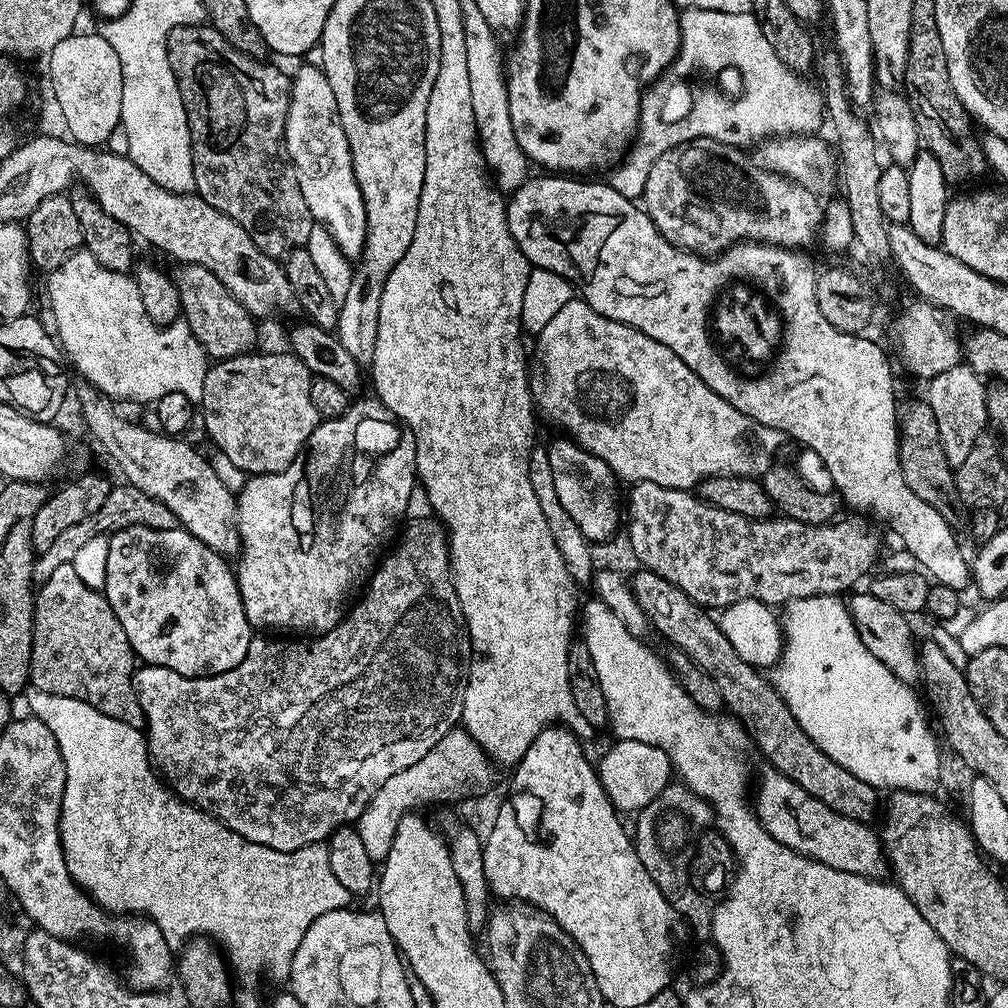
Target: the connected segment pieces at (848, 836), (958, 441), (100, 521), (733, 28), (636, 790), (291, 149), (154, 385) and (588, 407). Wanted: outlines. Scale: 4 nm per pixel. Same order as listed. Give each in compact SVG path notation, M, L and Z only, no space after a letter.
M768 766L765 769L760 776L754 811L770 838L782 842L782 846L798 854L809 856L811 860L822 862L834 870L842 870L843 873L858 874L868 879L883 879L887 875L884 847L879 833L871 825L848 818L846 814L838 814L838 810L830 810L826 802L818 802L818 798L806 794L802 786L775 768Z
M961 362L927 381L926 388L928 405L934 410L934 419L938 422L942 450L946 450L946 462L950 462L955 470L966 462L970 450L974 450L974 442L989 423L985 381L967 363Z
M117 483L110 490L110 494L106 494L106 502L102 502L102 507L96 513L90 514L90 518L86 518L82 522L77 522L75 526L66 526L66 530L62 530L62 534L58 534L58 538L54 538L50 550L41 552L35 557L32 579L36 582L43 582L46 578L50 578L50 574L54 574L54 570L58 570L58 566L73 563L77 559L75 556L95 538L96 532L111 534L126 526L158 528L171 525L173 520L174 517L166 505L152 500L142 490L138 490L130 483Z
M695 6L681 11L680 51L678 64L684 68L701 68L704 72L720 72L723 68L737 68L740 84L744 89L737 100L727 100L720 92L695 93L690 121L697 134L710 134L715 140L744 146L747 140L763 141L765 138L787 138L793 134L816 134L821 131L824 118L824 97L821 89L801 73L790 70L766 42L766 34L752 12L722 14L718 10L702 10Z
M617 739L616 745L598 760L598 775L610 802L621 814L639 814L643 808L650 806L658 794L670 783L674 769L670 758L658 746L650 746L646 742Z
M315 66L316 68L300 68L296 72L296 76L293 75L291 77L292 81L292 93L290 94L290 106L288 107L288 117L286 118L286 130L284 131L284 141L286 142L286 150L288 151L288 157L292 159L292 165L294 166L294 170L296 171L296 177L298 178L298 182L302 186L302 198L306 198L306 206L310 206L310 214L312 215L313 221L317 225L324 224L323 231L326 233L328 231L328 236L330 239L336 243L336 248L341 252L344 256L352 256L351 258L358 258L362 254L362 250L364 249L364 242L366 240L366 206L362 202L362 190L358 190L358 182L354 178L354 166L352 165L352 155L350 154L350 146L348 145L348 139L346 138L346 130L342 130L342 122L340 121L340 115L338 114L338 102L334 98L334 90L330 90L330 82L326 78L326 74L324 73L323 67Z
M77 250L72 253L72 255L66 258L66 262L62 262L62 266L58 266L58 270L54 270L48 277L48 304L52 307L52 320L56 323L56 330L54 328L55 335L58 337L58 344L61 349L66 353L67 359L70 361L72 359L72 364L77 368L78 371L84 375L83 379L87 381L87 383L91 384L92 387L96 388L98 391L103 392L104 395L112 397L113 401L121 402L120 400L133 400L136 404L148 404L151 405L158 398L162 398L162 394L174 394L177 392L178 394L186 394L186 398L190 398L193 402L199 402L202 398L202 390L204 389L204 383L206 382L206 374L208 373L208 369L210 367L209 357L206 355L204 351L203 344L200 343L199 338L192 333L192 325L189 321L183 318L177 318L173 324L165 324L163 326L154 323L150 317L146 314L146 306L142 306L142 294L138 294L138 286L136 285L135 279L131 275L125 274L123 272L115 272L114 270L106 270L106 266L102 266L102 262L98 262L98 258L94 258L94 254L90 254L87 250Z
M582 298L568 300L566 306L562 306L562 310L558 310L558 314L550 318L550 322L546 322L544 329L538 333L537 340L540 340L536 344L536 360L540 363L540 373L537 376L535 373L531 386L539 415L553 420L564 431L561 433L565 437L575 440L590 454L602 458L602 462L606 462L606 466L610 466L612 473L621 481L658 482L658 486L692 490L711 476L752 476L755 473L756 460L744 449L744 435L750 427L748 417L742 415L734 406L730 406L726 398L714 394L714 390L710 390L710 386L706 386L706 382L702 382L702 378L698 378L698 374L694 374L694 370L690 370L690 366L686 366L686 362L682 362L682 358L674 354L674 350L670 350L670 346L662 346L662 342L656 342L654 338L642 334L636 328L598 314L598 310L591 308Z

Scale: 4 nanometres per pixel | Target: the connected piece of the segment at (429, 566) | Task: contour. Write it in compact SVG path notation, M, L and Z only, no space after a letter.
M429 518L424 520L408 520L399 533L398 539L395 541L396 549L389 554L388 557L379 561L378 567L373 571L366 587L363 589L362 595L351 605L350 611L345 619L341 620L334 628L327 629L323 634L317 635L315 638L308 638L305 644L299 644L296 640L260 640L253 639L252 645L248 647L246 658L237 668L230 669L229 672L223 672L217 676L183 676L169 668L158 668L155 666L140 666L135 669L134 683L136 685L136 696L140 700L140 709L144 712L143 723L148 724L146 727L146 743L148 746L148 755L155 767L158 769L159 775L163 777L169 788L181 796L187 804L192 804L195 808L201 808L206 814L210 814L215 820L221 820L230 830L234 830L238 834L242 834L242 838L246 838L250 842L254 842L258 846L270 846L270 850L282 850L283 852L293 852L299 848L305 848L311 844L318 844L327 841L332 832L338 828L351 825L362 814L362 810L366 810L366 806L370 802L370 798L374 798L374 794L378 794L378 790L390 778L394 778L394 774L398 774L402 770L406 770L410 766L414 766L414 762L418 762L428 753L430 749L448 732L457 727L461 723L460 708L464 704L464 694L462 685L466 680L466 668L460 664L460 640L462 644L462 624L458 619L460 603L456 597L456 591L452 585L452 573L448 566L448 538L446 529L439 519Z

